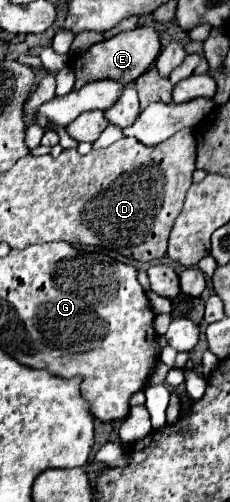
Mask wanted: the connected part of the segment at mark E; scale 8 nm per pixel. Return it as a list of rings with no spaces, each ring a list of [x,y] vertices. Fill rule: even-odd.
[[[140,26],[136,30],[130,30],[130,32],[120,32],[110,40],[94,44],[88,52],[78,56],[78,60],[74,64],[74,72],[76,72],[74,88],[78,90],[88,82],[106,80],[106,78],[116,80],[120,84],[132,84],[152,66],[158,52],[160,52],[160,38],[158,38],[158,32],[154,28]]]

